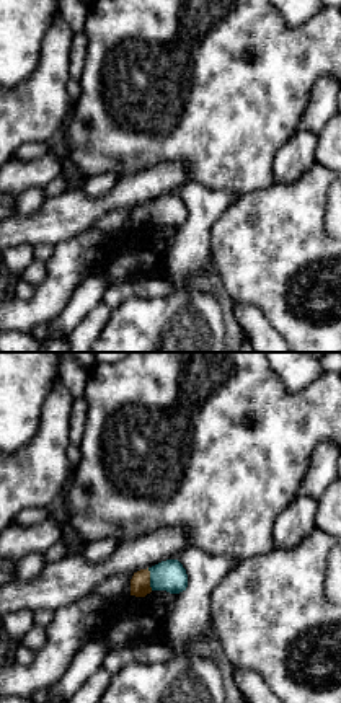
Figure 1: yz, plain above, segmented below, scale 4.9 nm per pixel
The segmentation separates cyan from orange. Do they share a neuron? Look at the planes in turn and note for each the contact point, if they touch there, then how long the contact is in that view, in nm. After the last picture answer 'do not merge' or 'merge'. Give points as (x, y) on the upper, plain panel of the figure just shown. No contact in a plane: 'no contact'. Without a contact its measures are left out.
(150, 214) | 110 nm

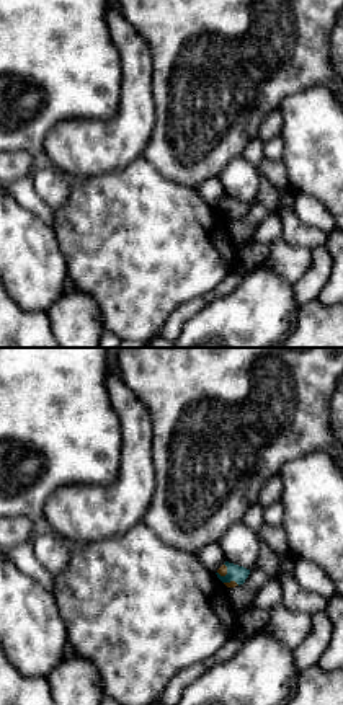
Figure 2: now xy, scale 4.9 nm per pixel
(227, 206) | 70 nm

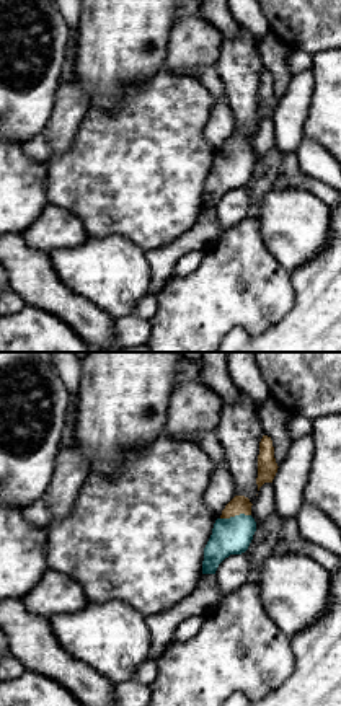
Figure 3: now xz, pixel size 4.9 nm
(235, 150) | 150 nm

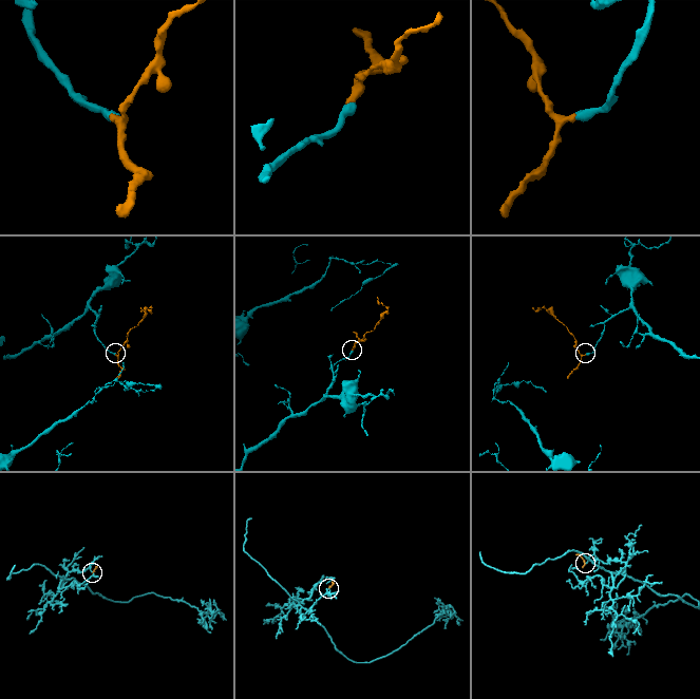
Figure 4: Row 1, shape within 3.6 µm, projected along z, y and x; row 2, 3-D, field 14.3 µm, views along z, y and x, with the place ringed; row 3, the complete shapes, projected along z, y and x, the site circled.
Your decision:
merge

